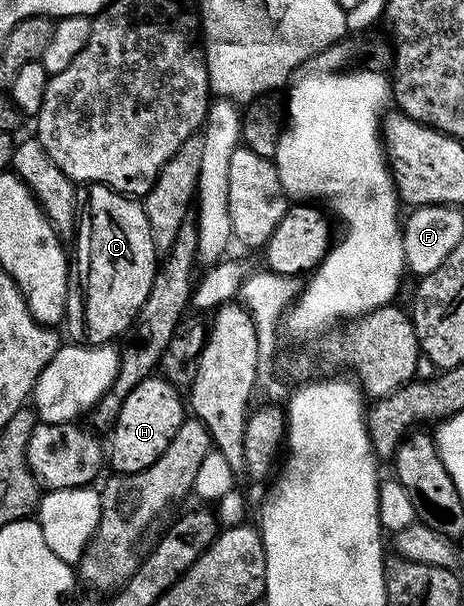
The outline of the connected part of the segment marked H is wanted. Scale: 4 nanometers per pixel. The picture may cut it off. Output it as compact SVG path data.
M145 377L130 394L120 400L120 412L114 416L110 427L112 447L110 443L106 451L106 459L113 472L122 475L138 473L154 465L154 461L166 453L166 445L174 441L174 433L178 433L185 421L186 403L180 400L181 392L176 384L169 383L163 377L152 378Z

